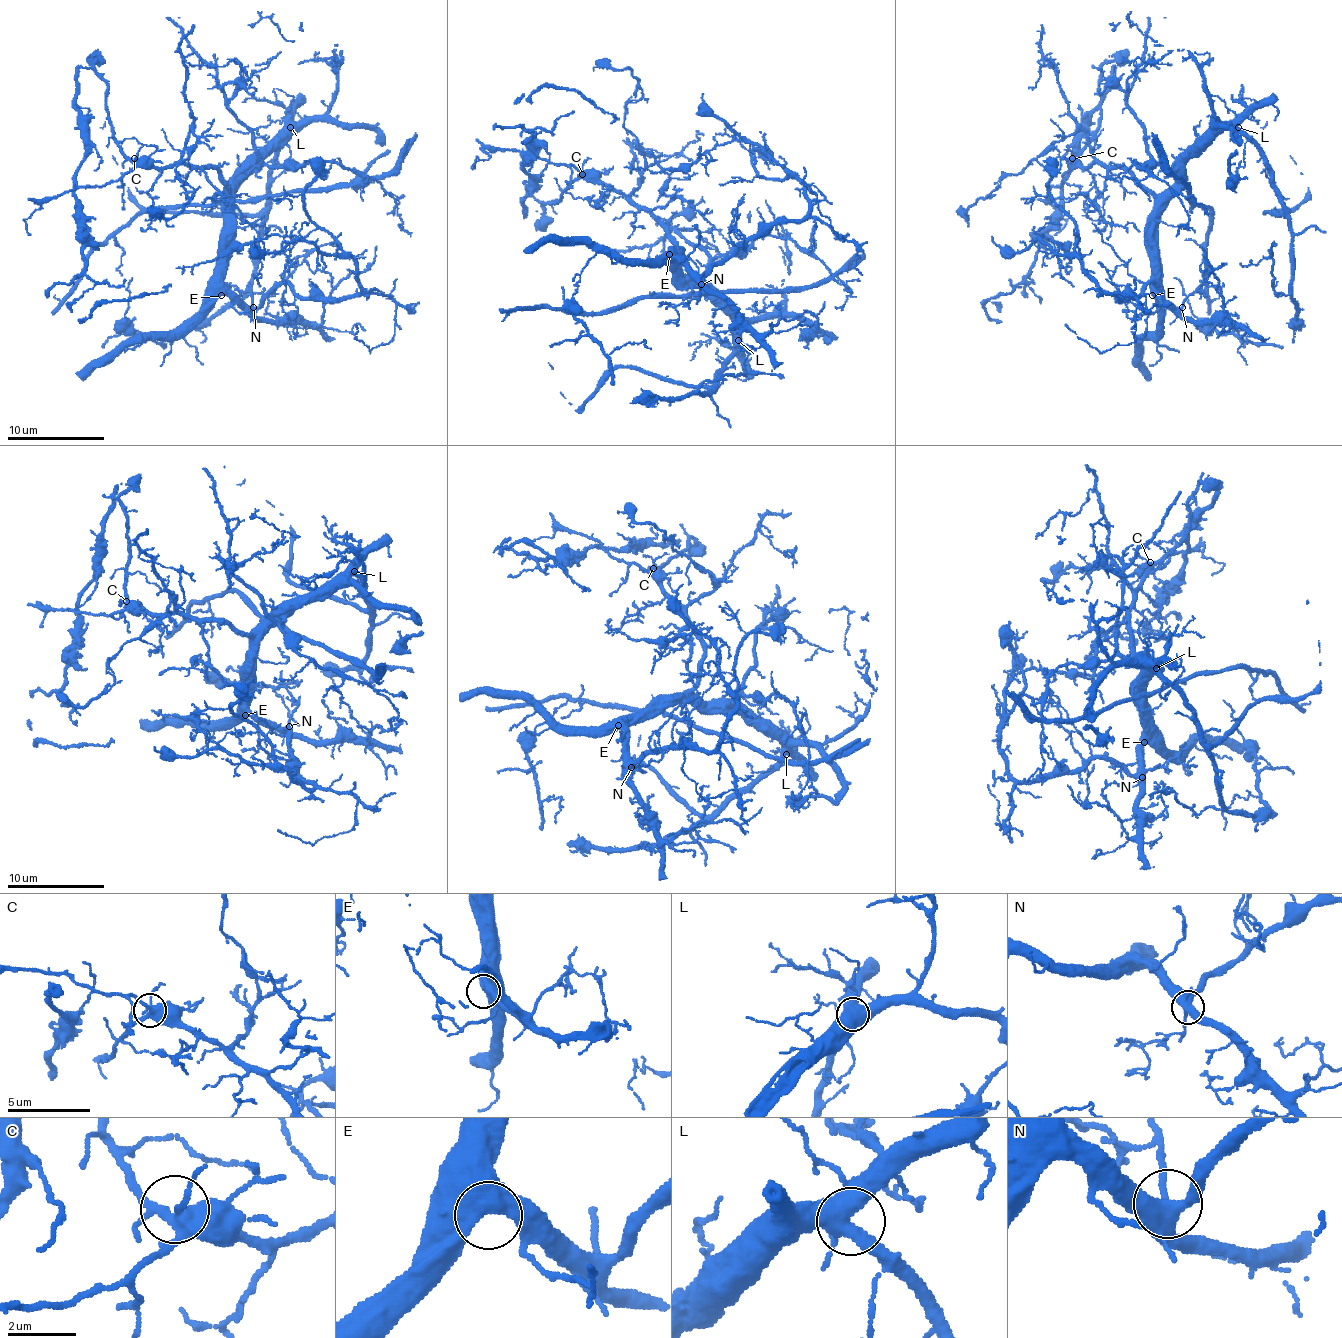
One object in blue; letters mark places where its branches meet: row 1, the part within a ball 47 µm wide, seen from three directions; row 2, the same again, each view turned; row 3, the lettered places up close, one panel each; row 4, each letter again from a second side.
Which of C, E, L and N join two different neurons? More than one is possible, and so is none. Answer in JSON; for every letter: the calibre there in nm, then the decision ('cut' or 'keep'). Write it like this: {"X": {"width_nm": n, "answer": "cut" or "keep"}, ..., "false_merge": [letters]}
{"C": {"width_nm": 440, "answer": "keep"}, "E": {"width_nm": 600, "answer": "keep"}, "L": {"width_nm": 480, "answer": "keep"}, "N": {"width_nm": 360, "answer": "keep"}, "false_merge": []}

